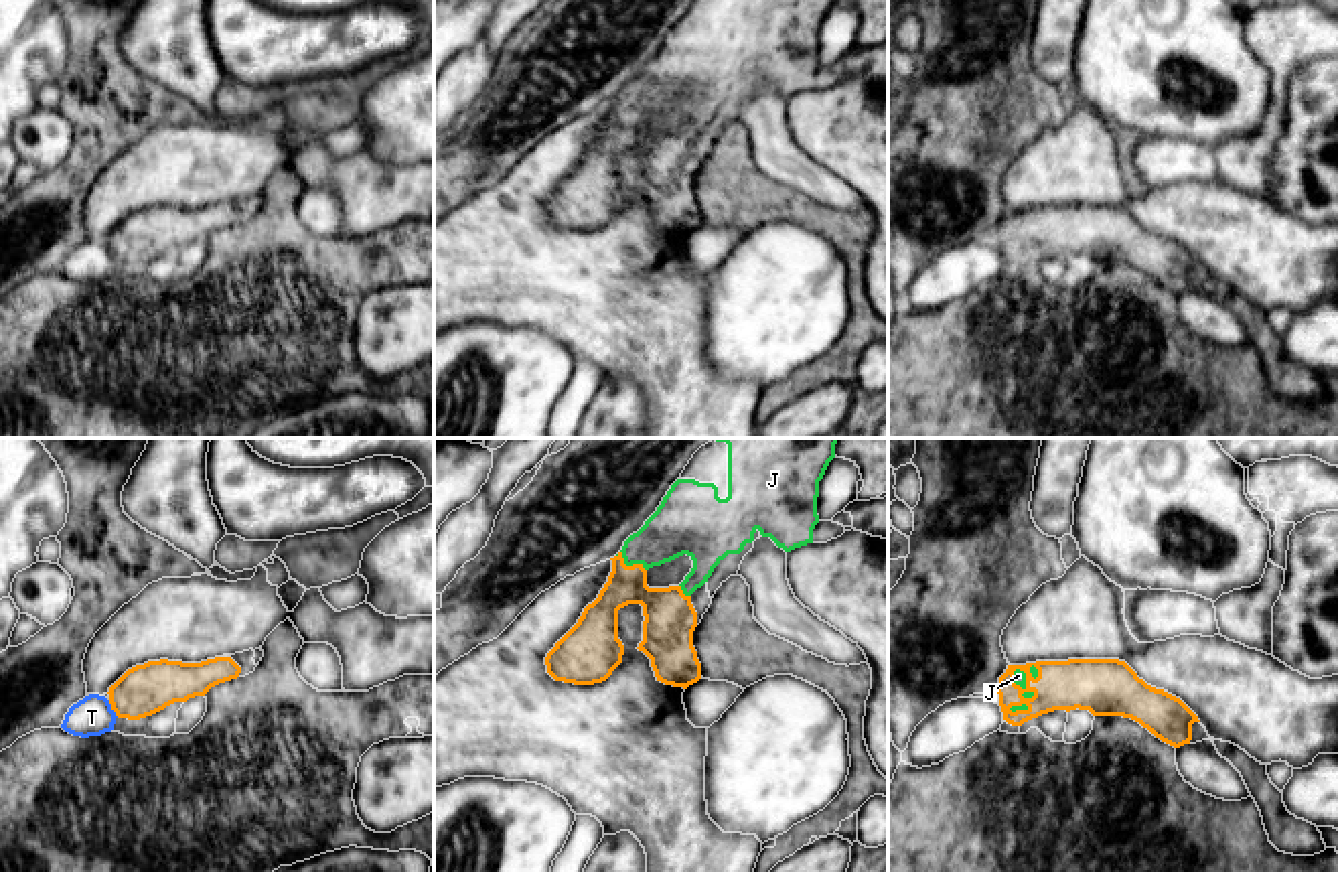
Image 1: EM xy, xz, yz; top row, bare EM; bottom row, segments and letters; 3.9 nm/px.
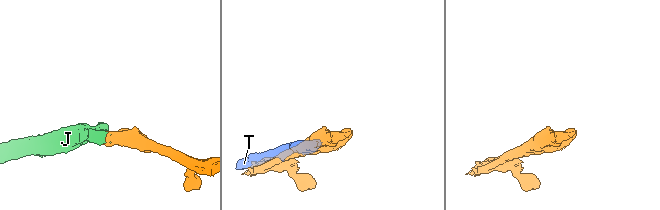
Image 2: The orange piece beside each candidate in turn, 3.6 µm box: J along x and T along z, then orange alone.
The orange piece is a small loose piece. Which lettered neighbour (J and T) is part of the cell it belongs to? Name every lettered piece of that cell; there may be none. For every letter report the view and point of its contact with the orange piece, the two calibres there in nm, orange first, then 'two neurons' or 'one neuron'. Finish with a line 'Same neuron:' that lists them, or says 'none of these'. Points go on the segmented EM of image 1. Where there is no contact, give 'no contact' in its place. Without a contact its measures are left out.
J: xz (633, 564) | 200/240 nm | one neuron
T: xy (112, 708) | 200/160 nm | two neurons
Same neuron: J

